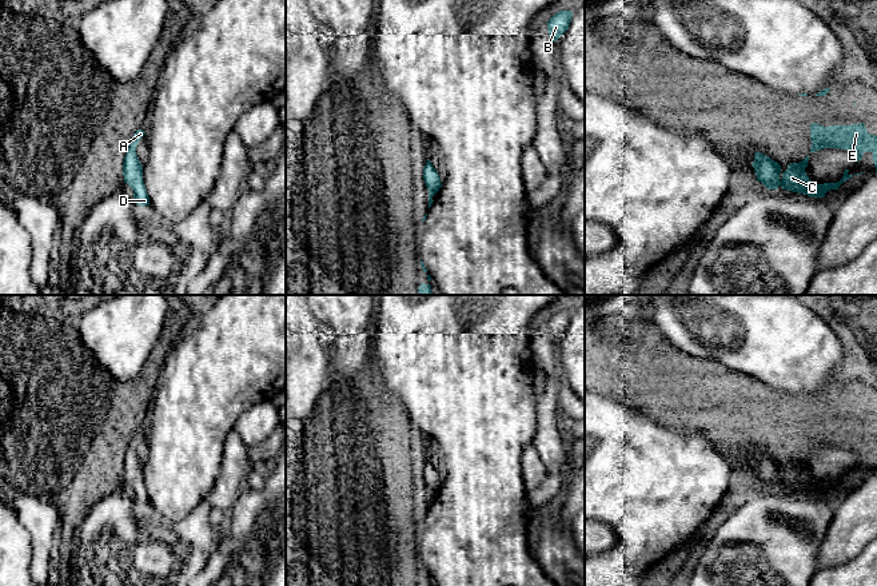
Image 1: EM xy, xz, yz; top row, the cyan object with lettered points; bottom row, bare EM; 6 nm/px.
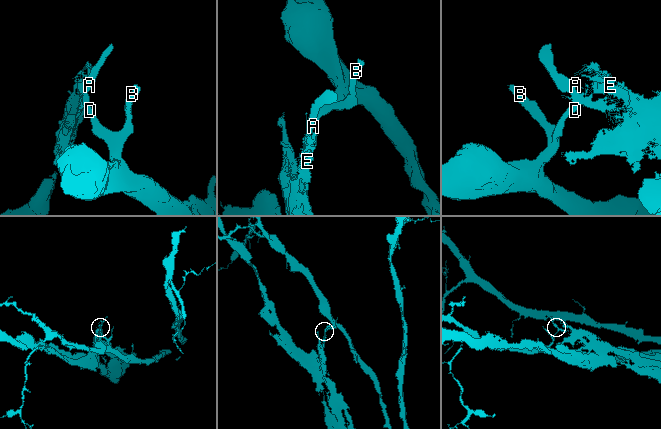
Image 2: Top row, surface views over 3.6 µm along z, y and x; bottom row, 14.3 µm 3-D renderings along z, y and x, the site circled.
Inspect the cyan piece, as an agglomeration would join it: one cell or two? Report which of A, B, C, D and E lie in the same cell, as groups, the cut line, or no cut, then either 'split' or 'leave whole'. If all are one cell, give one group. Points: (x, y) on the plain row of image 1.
A B D / C E; cut in yz along (778, 479), (780, 483); split

